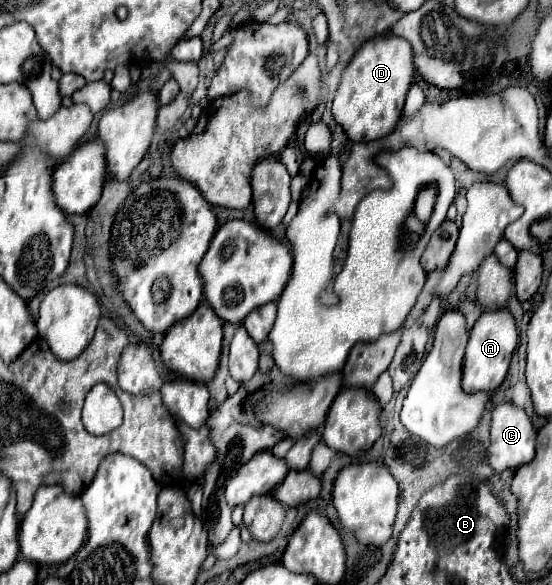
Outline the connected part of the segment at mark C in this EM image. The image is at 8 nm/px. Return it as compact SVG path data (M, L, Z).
M511 402L499 404L491 420L489 464L495 472L515 470L535 456L535 428L523 408Z

